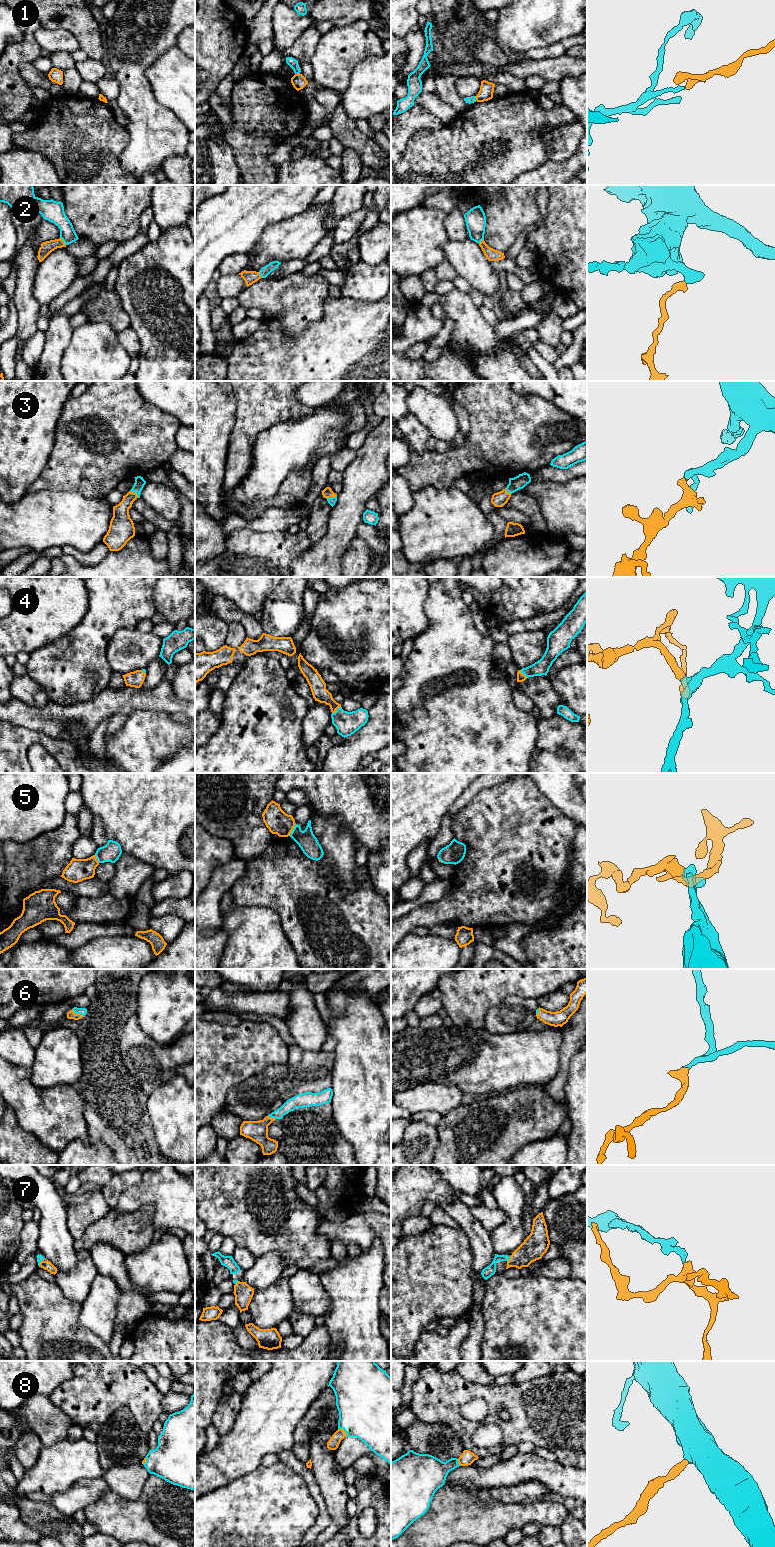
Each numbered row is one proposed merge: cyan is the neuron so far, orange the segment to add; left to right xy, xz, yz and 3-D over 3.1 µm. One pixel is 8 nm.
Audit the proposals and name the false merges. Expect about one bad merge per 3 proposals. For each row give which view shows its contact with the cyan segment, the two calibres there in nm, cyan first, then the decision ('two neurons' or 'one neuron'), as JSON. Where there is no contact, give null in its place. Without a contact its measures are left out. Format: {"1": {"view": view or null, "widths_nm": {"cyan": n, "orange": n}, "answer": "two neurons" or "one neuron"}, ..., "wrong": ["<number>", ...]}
{"1": {"view": "xz", "widths_nm": {"cyan": 80, "orange": 120}, "answer": "two neurons"}, "2": {"view": "xy", "widths_nm": {"cyan": 160, "orange": 100}, "answer": "two neurons"}, "3": {"view": "xy", "widths_nm": {"cyan": 80, "orange": 150}, "answer": "one neuron"}, "4": {"view": "xz", "widths_nm": {"cyan": 190, "orange": 130}, "answer": "one neuron"}, "5": {"view": "xz", "widths_nm": {"cyan": 150, "orange": 190}, "answer": "one neuron"}, "6": {"view": "xy", "widths_nm": {"cyan": 60, "orange": 60}, "answer": "one neuron"}, "7": {"view": "yz", "widths_nm": {"cyan": 90, "orange": 190}, "answer": "one neuron"}, "8": {"view": "xz", "widths_nm": {"cyan": 480, "orange": 90}, "answer": "one neuron"}, "wrong": ["1", "2"]}

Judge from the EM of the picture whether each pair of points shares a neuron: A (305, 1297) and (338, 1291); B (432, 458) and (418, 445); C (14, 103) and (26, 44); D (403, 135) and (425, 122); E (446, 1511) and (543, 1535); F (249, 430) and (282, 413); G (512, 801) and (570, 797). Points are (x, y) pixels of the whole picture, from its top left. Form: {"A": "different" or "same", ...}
{"A": "different", "B": "different", "C": "same", "D": "same", "E": "different", "F": "same", "G": "different"}

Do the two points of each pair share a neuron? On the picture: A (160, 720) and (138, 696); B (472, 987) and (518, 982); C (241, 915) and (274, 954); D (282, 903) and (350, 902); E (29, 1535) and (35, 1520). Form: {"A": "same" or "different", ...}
{"A": "different", "B": "same", "C": "same", "D": "same", "E": "different"}

